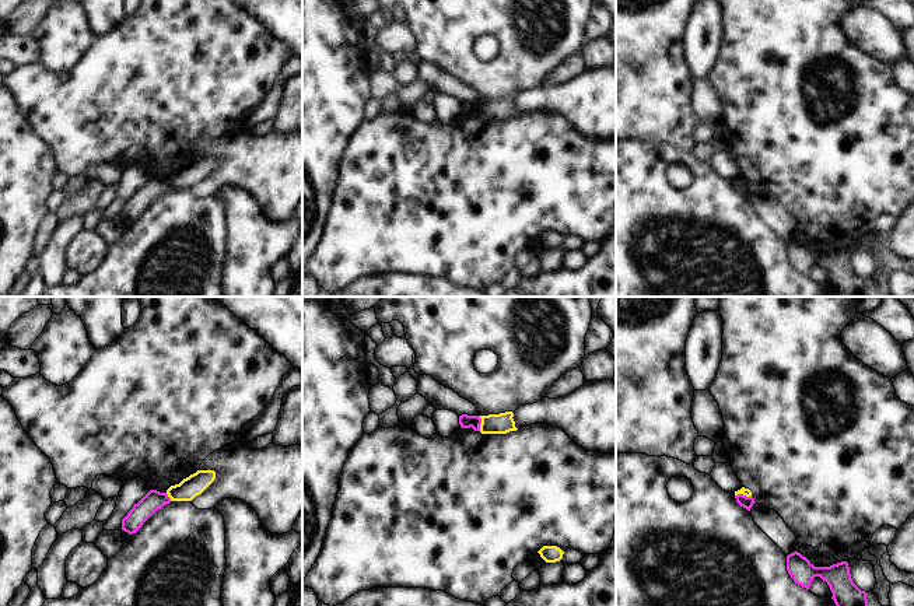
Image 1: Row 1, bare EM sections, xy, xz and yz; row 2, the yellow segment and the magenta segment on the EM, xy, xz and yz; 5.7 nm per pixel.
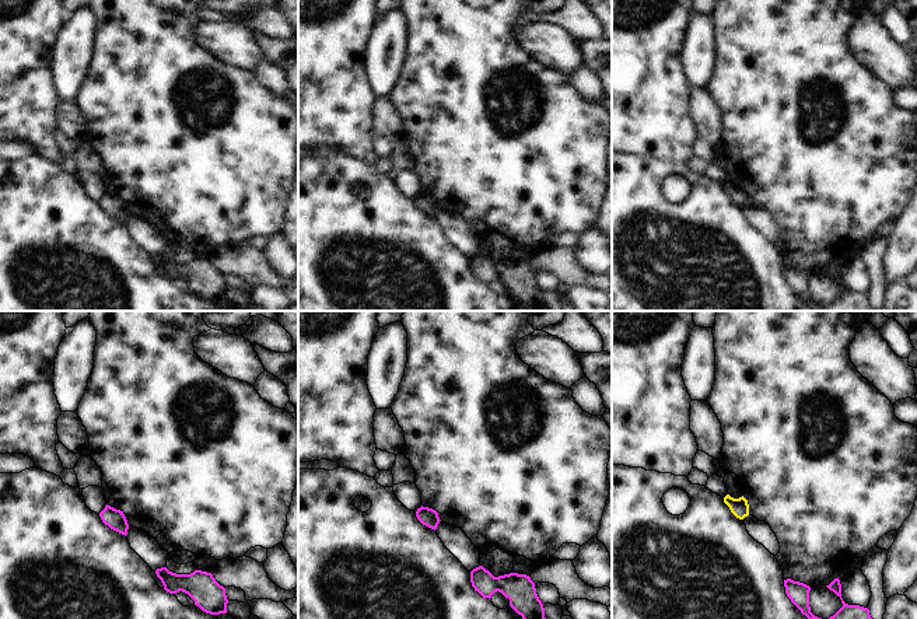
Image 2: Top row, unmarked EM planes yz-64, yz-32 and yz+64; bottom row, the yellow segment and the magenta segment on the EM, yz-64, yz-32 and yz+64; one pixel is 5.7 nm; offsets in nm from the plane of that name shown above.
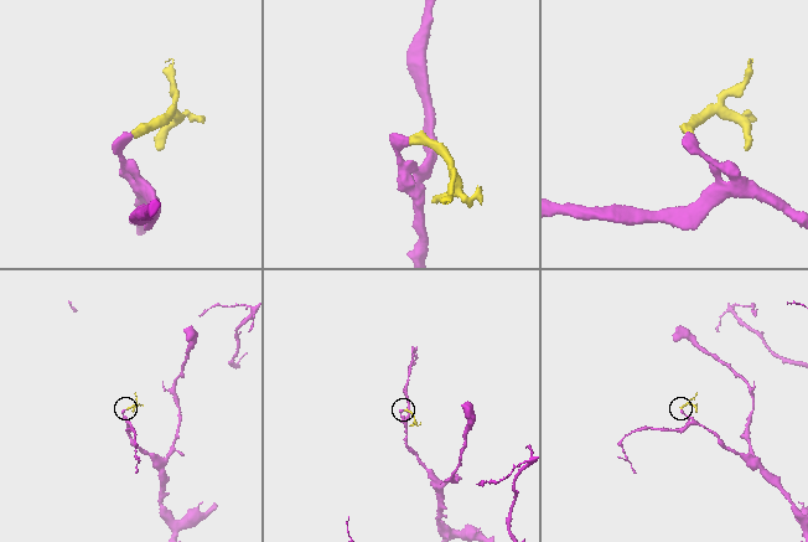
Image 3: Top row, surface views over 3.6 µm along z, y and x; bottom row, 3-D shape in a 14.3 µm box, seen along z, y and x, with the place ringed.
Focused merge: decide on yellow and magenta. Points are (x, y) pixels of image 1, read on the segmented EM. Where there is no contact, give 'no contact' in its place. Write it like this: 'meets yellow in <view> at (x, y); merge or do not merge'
meets yellow in xz at (482, 423); do not merge

